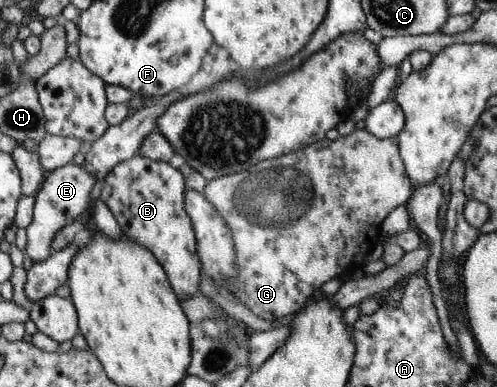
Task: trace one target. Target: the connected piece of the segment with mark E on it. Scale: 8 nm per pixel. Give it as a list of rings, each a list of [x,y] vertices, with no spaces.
[[[72,162],[46,174],[35,195],[32,223],[27,227],[25,253],[33,259],[33,263],[48,258],[52,253],[52,243],[56,235],[88,209],[91,203],[90,193],[95,183],[95,177],[90,175],[83,165],[75,165]]]

